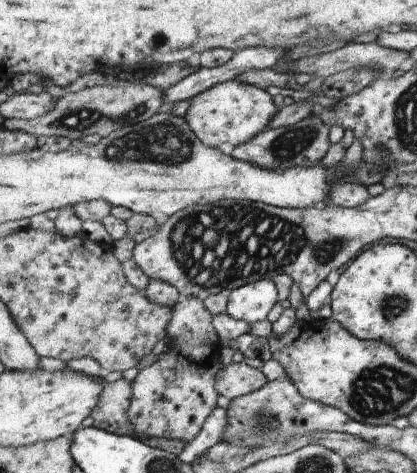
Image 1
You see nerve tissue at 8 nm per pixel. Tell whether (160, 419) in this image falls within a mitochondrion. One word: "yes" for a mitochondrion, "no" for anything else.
no

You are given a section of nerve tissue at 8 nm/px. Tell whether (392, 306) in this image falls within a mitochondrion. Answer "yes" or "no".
yes

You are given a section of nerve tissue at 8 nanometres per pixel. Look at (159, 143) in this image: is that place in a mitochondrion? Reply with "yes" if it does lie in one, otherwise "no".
yes

